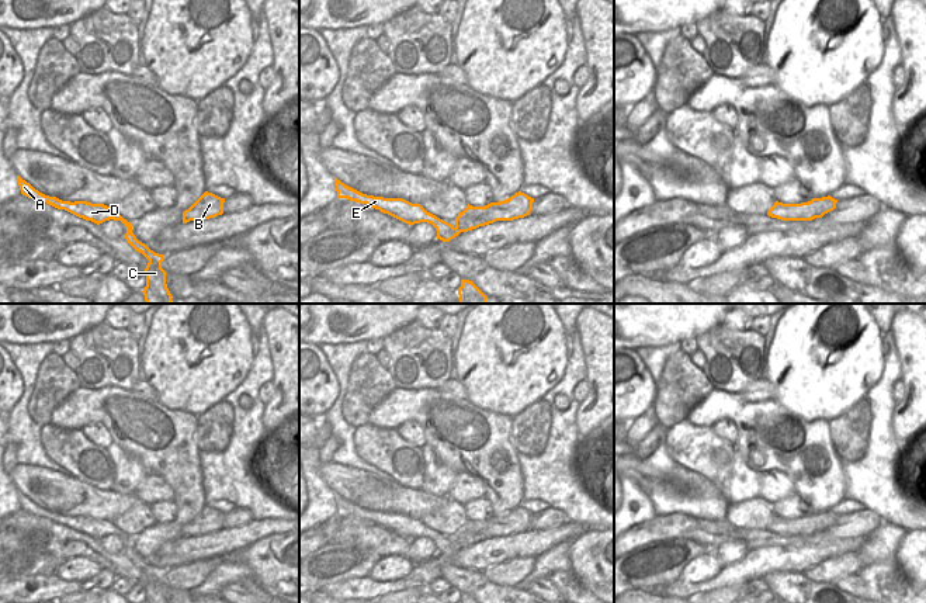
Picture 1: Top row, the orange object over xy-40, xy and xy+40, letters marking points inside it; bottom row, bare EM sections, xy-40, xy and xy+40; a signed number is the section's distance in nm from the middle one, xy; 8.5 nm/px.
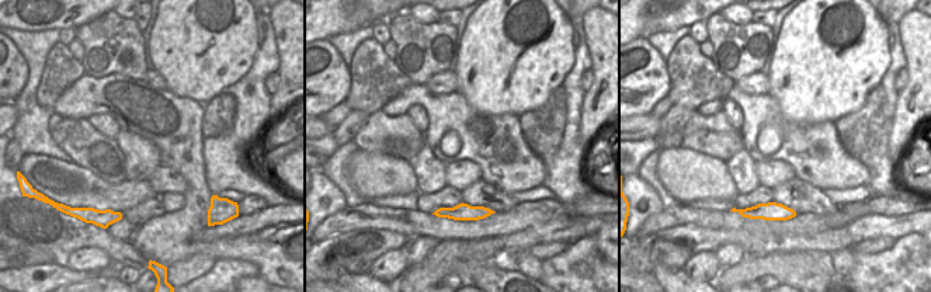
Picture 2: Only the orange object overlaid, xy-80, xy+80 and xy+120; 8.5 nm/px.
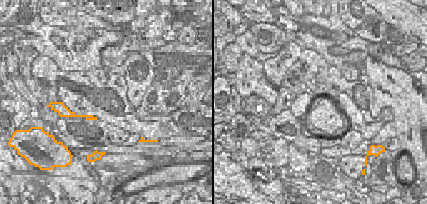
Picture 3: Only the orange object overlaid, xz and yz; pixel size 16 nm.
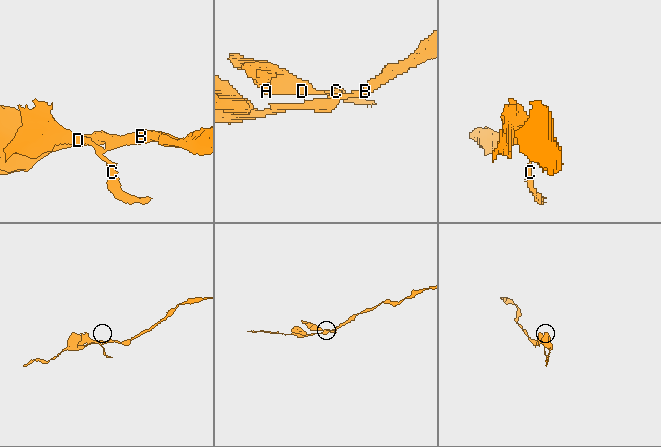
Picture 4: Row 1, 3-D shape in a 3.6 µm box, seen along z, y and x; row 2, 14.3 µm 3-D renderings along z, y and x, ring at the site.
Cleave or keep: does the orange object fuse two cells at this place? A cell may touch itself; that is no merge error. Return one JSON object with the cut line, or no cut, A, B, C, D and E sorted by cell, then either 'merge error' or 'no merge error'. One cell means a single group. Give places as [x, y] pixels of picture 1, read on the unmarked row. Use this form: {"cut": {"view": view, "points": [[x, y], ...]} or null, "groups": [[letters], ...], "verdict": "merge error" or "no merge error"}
{"cut": {"view": "xy", "points": [[455, 541], [461, 546]]}, "groups": [["A", "C", "D", "E"], ["B"]], "verdict": "merge error"}

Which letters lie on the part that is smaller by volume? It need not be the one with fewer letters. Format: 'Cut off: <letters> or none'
Cut off: A, C, D, E

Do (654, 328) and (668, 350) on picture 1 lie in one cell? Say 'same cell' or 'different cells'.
different cells

